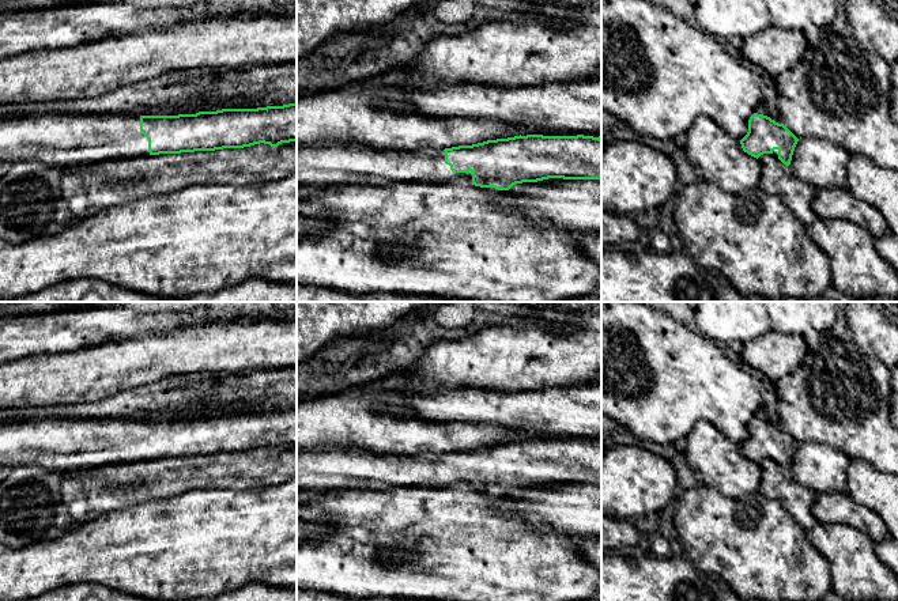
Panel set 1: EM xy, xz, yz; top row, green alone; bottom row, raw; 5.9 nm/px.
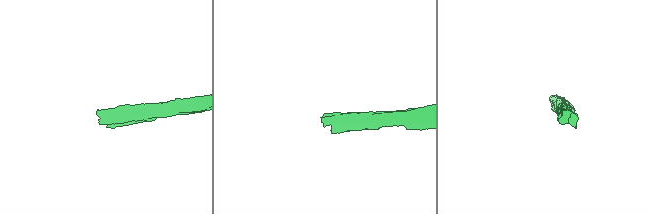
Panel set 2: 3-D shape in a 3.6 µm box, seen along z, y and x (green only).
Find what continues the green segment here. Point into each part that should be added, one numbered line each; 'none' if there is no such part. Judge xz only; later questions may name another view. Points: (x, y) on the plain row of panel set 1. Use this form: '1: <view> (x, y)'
1: xz (324, 469)

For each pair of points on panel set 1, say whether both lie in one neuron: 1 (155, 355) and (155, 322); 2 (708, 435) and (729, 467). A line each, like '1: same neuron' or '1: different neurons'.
1: different neurons
2: same neuron

